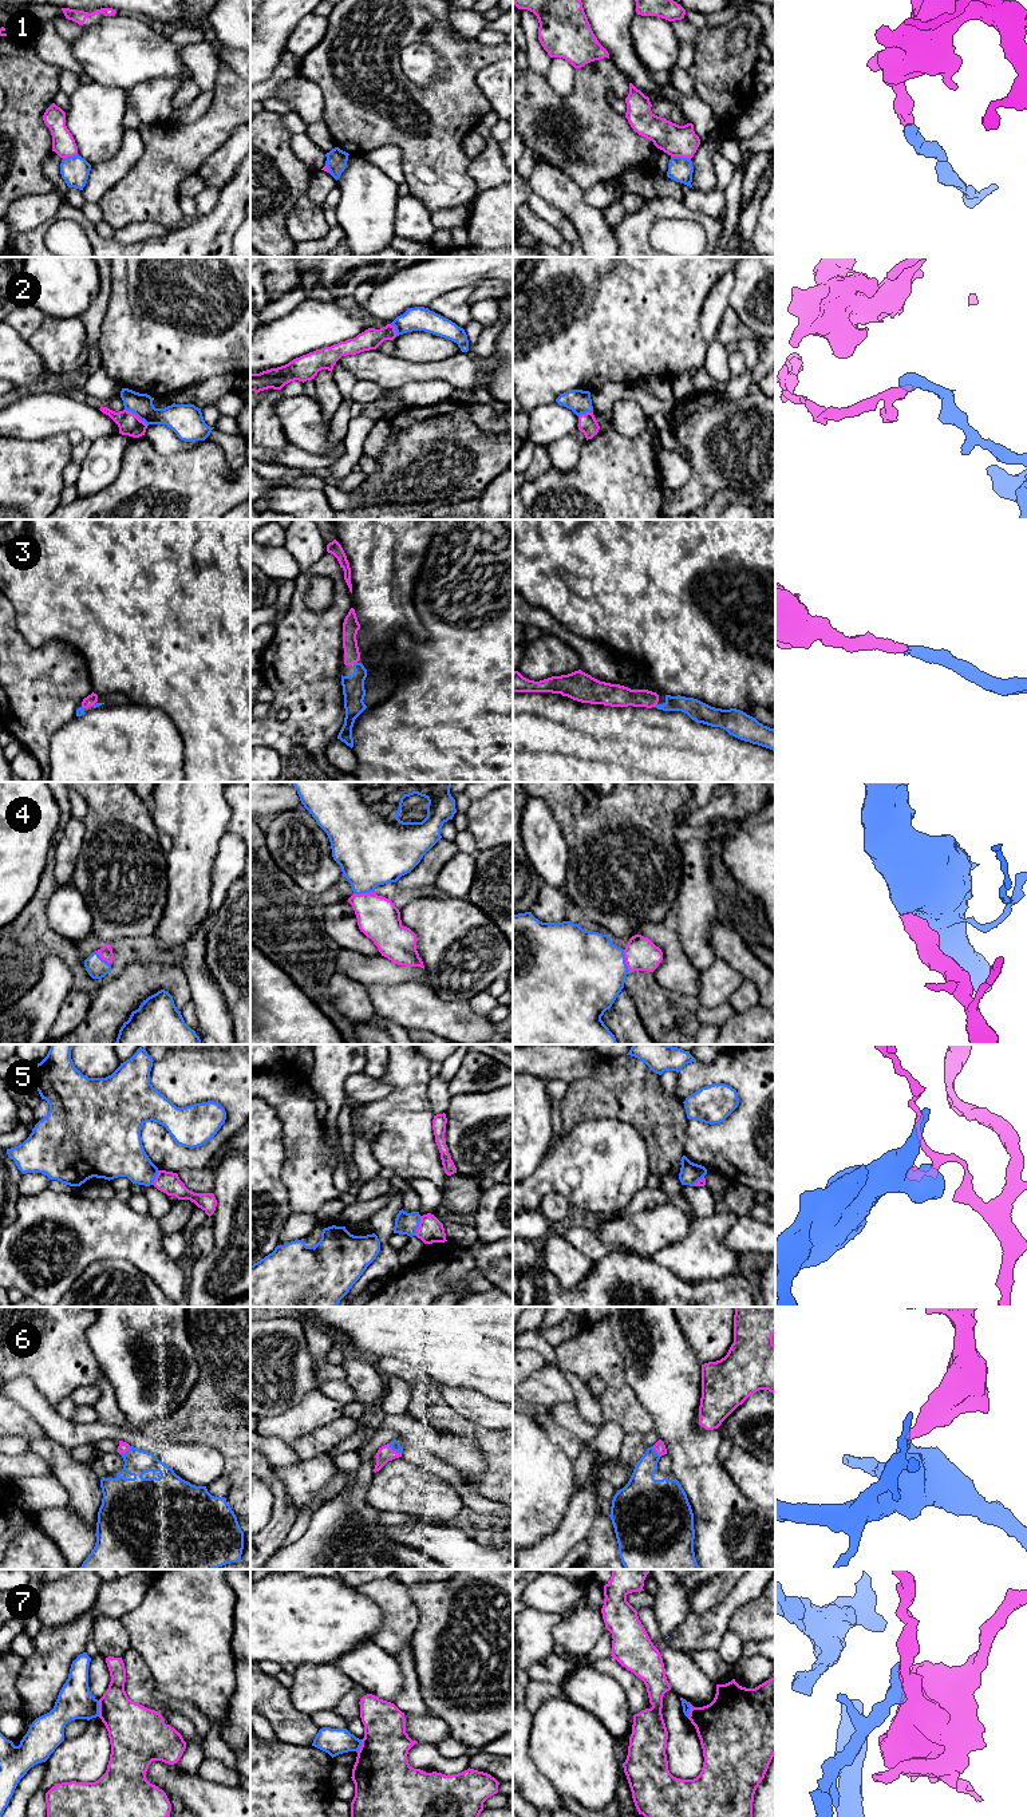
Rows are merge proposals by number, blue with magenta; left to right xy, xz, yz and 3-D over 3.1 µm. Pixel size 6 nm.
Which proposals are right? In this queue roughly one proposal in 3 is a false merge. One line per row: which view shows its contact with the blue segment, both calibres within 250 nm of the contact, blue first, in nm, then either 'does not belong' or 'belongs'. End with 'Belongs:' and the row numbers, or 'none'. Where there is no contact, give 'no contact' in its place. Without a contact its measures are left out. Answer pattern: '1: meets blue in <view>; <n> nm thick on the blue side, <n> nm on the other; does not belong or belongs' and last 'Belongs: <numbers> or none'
1: meets blue in yz; 140 nm thick on the blue side, 190 nm on the other; does not belong
2: meets blue in xy; 160 nm thick on the blue side, 140 nm on the other; does not belong
3: no contact; belongs
4: meets blue in yz; 480 nm thick on the blue side, 190 nm on the other; belongs
5: meets blue in xz; 130 nm thick on the blue side, 150 nm on the other; does not belong
6: meets blue in xz; 60 nm thick on the blue side, 90 nm on the other; belongs
7: meets blue in xy; 220 nm thick on the blue side, 300 nm on the other; does not belong
Belongs: 3, 4, 6

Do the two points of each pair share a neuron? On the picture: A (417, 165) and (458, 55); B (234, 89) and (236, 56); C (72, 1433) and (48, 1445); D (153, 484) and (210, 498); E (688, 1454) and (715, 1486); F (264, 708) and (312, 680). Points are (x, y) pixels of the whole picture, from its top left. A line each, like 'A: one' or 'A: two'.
A: one
B: two
C: two
D: one
E: one
F: two

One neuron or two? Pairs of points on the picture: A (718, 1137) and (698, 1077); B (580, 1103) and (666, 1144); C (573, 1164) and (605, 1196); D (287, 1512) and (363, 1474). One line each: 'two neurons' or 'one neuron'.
A: one neuron
B: one neuron
C: one neuron
D: two neurons

